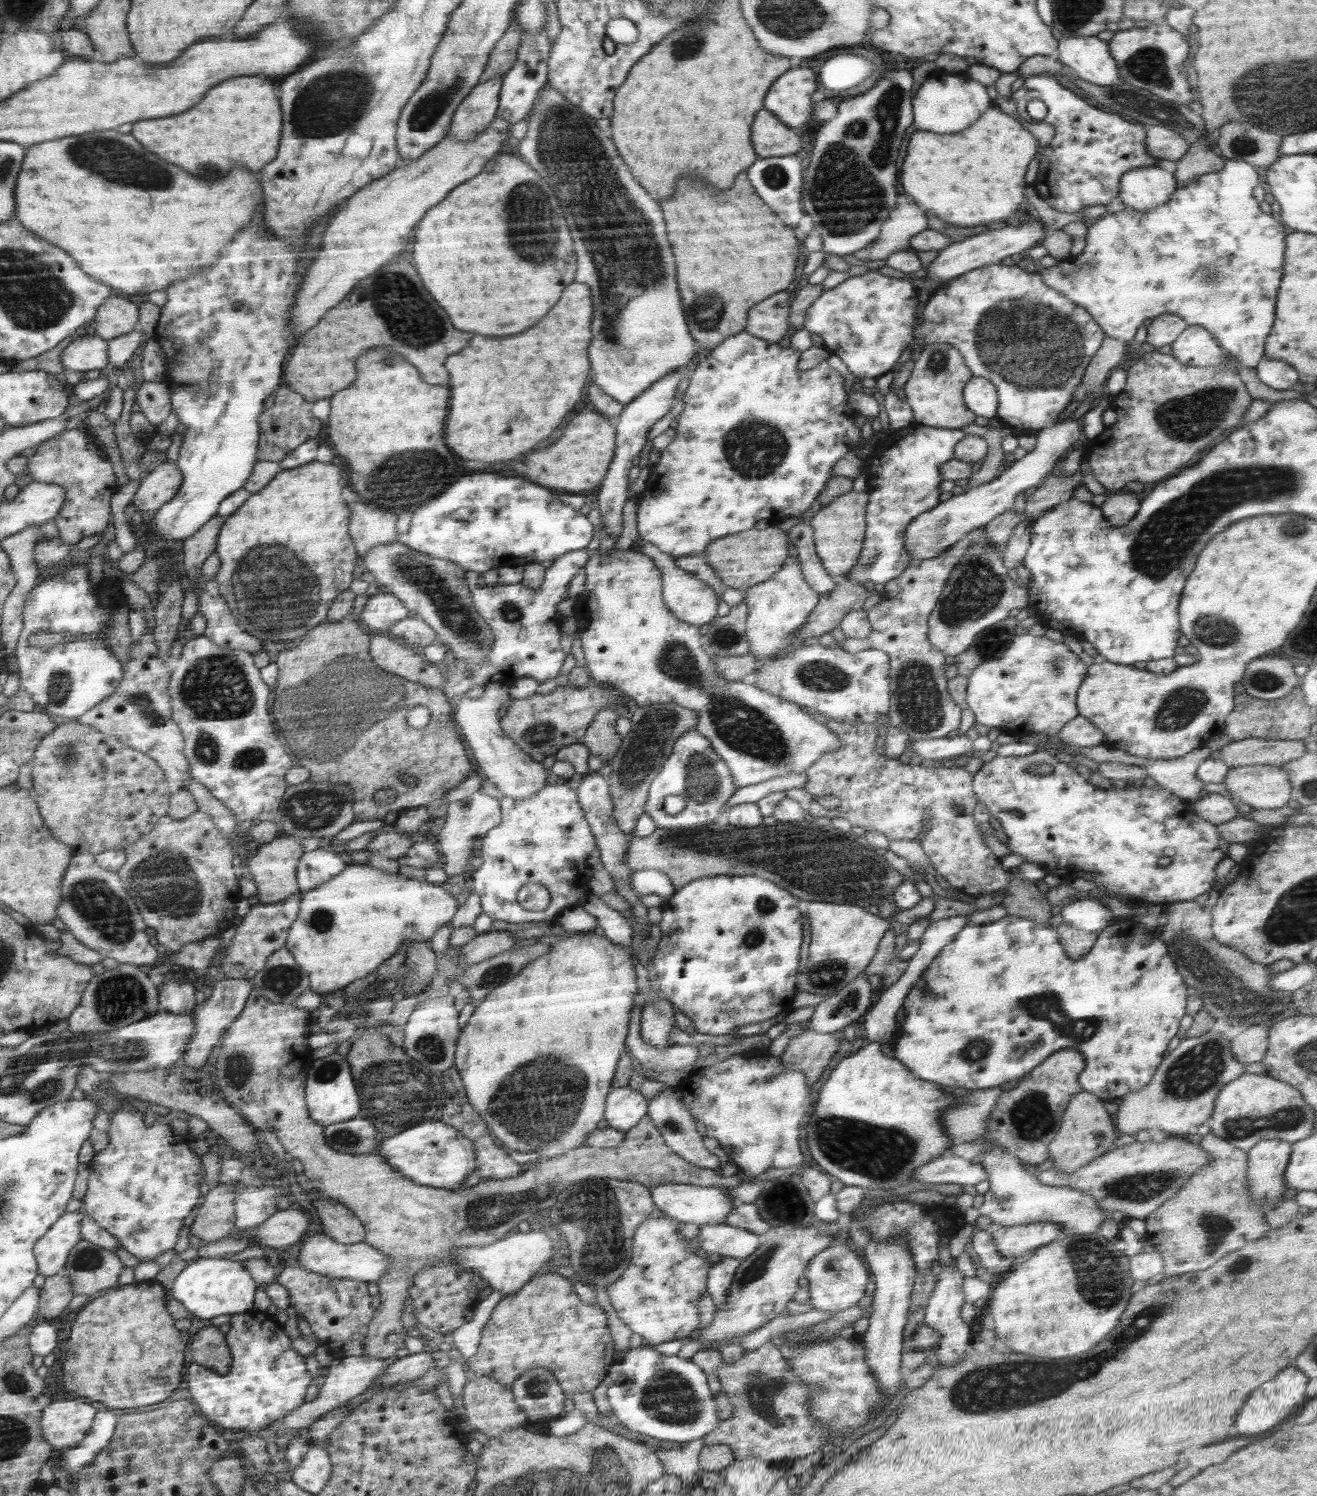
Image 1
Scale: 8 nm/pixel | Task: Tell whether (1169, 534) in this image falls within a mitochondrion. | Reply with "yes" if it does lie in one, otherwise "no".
yes

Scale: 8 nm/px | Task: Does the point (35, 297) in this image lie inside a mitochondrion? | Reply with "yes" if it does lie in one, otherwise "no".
yes

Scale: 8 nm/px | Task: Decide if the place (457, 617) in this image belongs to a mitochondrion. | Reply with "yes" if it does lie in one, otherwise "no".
yes

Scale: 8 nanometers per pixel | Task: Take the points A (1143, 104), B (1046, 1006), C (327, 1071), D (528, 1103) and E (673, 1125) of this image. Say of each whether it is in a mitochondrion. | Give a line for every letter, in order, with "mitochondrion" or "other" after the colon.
A: mitochondrion
B: mitochondrion
C: mitochondrion
D: mitochondrion
E: mitochondrion

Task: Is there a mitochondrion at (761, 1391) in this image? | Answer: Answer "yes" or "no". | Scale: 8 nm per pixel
yes

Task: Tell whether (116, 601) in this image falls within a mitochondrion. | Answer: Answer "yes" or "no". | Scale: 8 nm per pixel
no

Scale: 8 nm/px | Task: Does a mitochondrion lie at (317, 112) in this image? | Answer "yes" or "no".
yes

